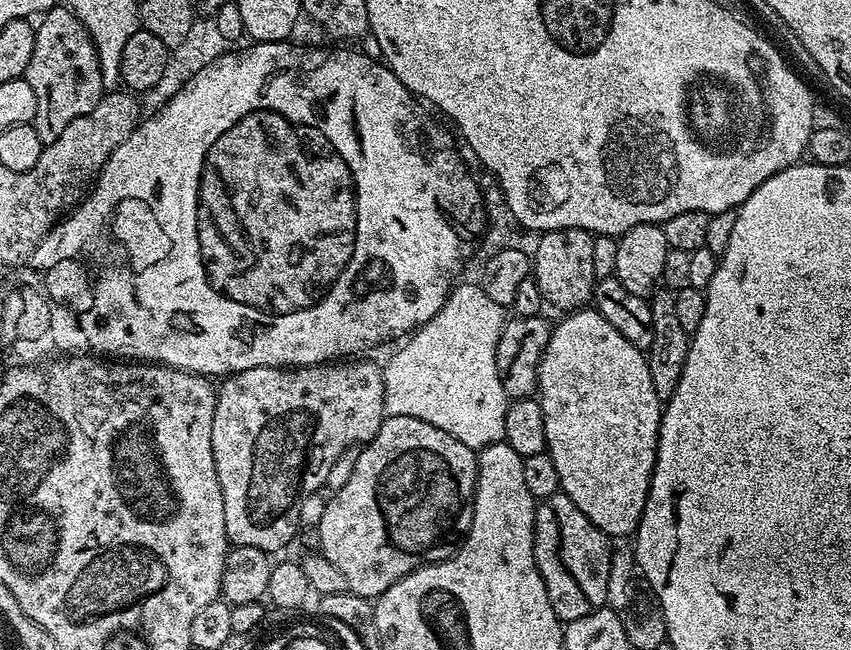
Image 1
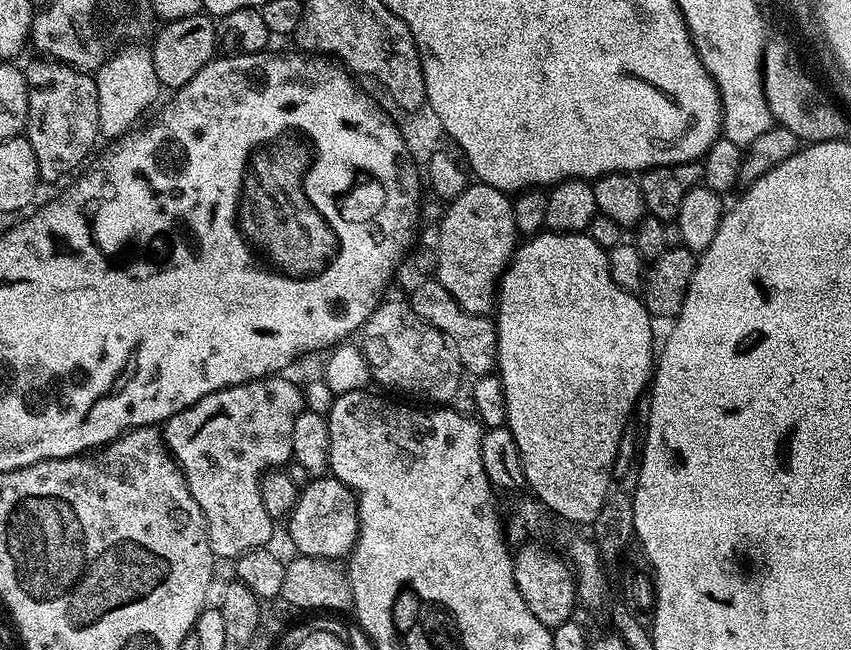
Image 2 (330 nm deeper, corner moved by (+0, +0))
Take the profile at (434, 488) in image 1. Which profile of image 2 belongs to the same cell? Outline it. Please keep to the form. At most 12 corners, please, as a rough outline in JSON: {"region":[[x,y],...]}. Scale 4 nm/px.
{"region":[[331,474],[286,517],[301,556],[339,561],[356,544],[356,495]]}

